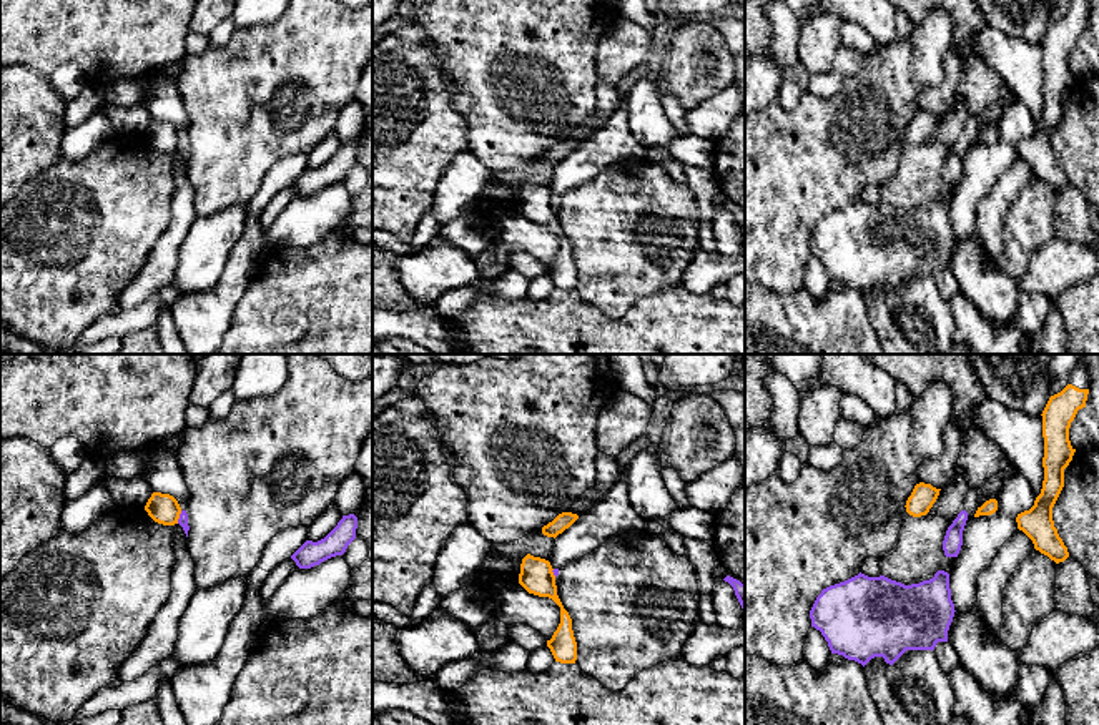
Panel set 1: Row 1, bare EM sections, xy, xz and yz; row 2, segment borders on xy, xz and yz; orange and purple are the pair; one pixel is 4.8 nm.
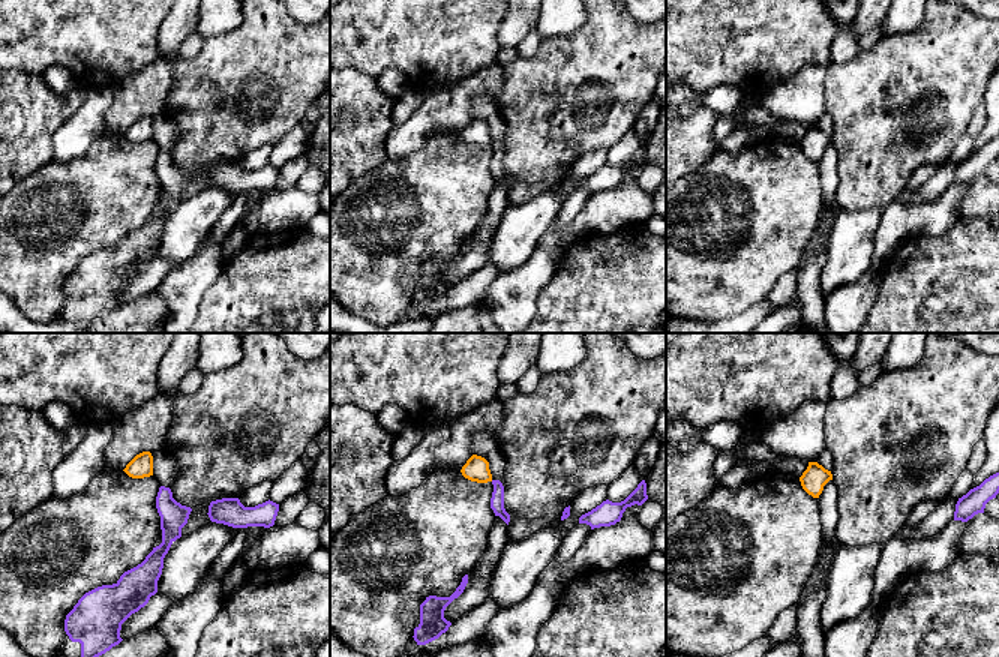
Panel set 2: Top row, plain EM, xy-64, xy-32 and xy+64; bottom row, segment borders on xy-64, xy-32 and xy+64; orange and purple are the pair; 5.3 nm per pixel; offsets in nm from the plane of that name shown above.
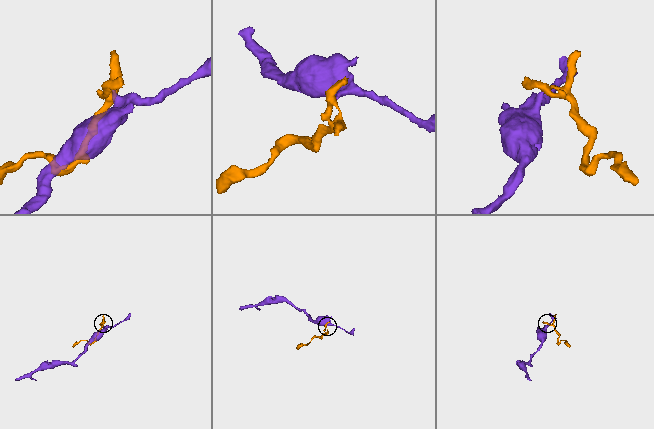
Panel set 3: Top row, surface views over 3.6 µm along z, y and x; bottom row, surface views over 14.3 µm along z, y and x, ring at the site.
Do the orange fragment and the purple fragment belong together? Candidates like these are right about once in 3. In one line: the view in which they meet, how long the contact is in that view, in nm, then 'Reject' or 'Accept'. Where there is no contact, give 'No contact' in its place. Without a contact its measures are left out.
Touches orange in xy. Shared border 70 nm. Reject

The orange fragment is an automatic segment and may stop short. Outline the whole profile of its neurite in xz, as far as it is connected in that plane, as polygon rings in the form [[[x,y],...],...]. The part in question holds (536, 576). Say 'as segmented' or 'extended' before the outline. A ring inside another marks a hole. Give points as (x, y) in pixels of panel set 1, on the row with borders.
as segmented; [[[527,554],[520,564],[519,584],[534,595],[549,597],[560,607],[560,624],[552,639],[547,640],[555,662],[575,663],[577,642],[572,630],[572,619],[564,609],[555,585],[555,575],[549,560]]]

